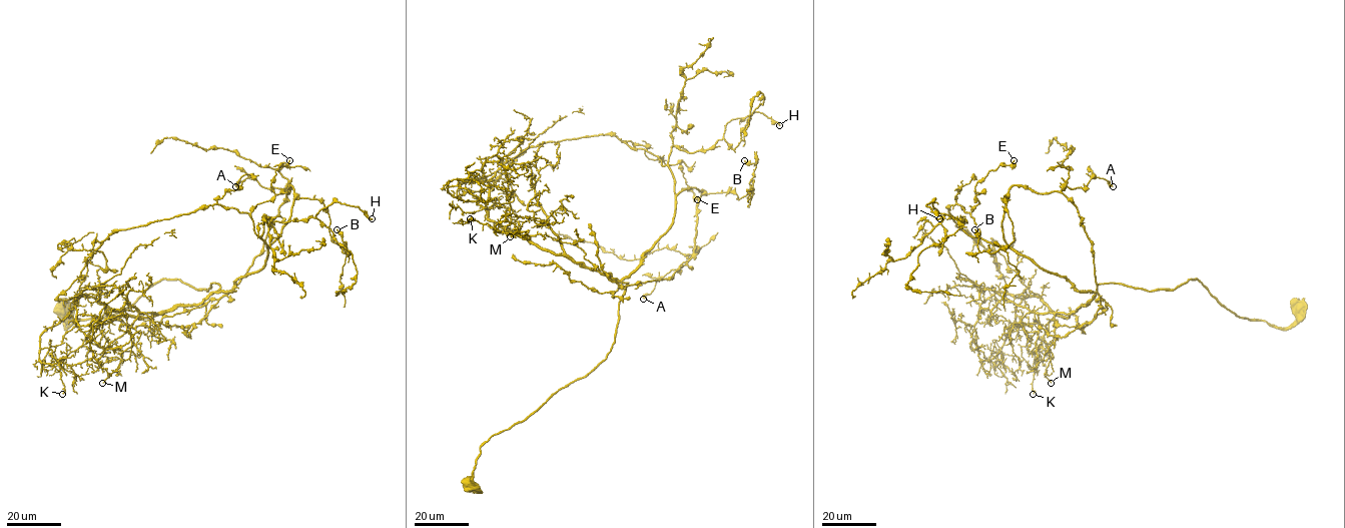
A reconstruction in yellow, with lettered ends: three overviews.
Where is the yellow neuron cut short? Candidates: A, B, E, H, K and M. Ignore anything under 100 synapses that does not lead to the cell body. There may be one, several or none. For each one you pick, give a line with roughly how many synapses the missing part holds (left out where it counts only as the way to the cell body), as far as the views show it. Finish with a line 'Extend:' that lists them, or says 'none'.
H: about 120 synapses
Extend: H

